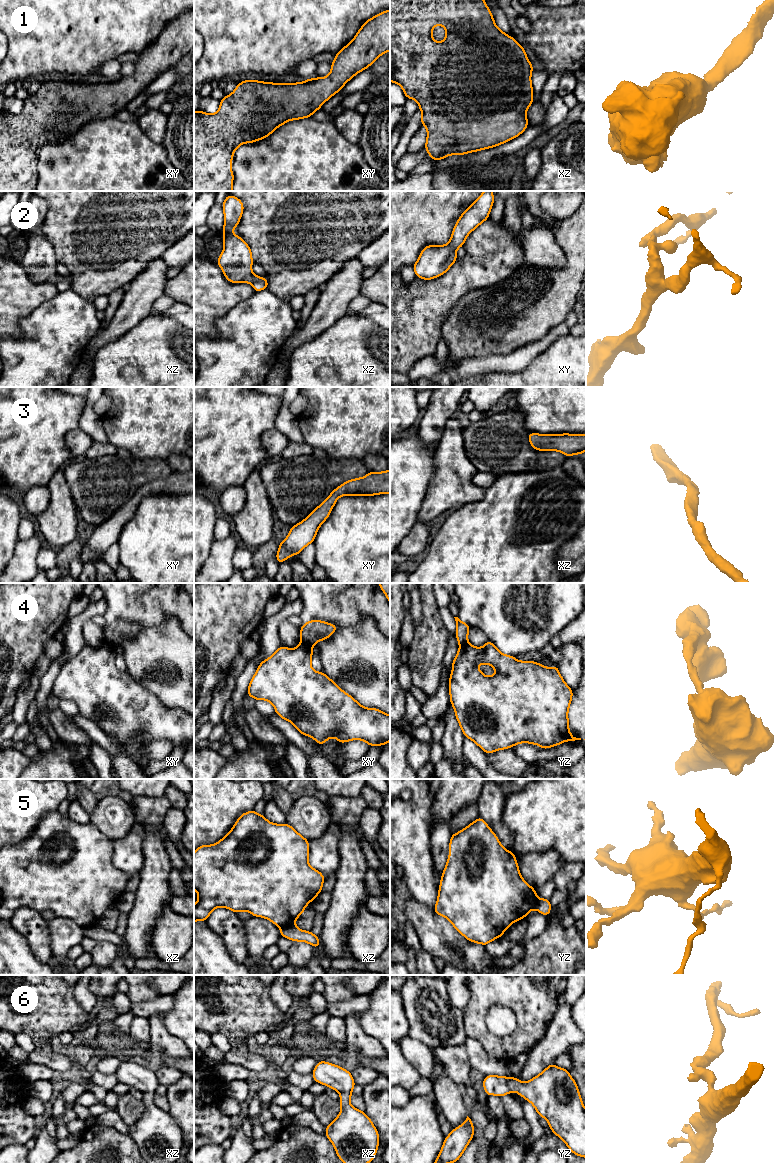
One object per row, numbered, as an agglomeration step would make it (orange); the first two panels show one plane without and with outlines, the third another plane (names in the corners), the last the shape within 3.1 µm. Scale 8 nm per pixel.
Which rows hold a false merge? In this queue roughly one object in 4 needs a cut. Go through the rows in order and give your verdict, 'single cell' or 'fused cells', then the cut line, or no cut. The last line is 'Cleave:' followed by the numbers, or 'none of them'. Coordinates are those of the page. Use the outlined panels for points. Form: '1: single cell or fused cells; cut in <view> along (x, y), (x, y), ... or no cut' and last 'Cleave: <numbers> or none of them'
1: single cell; no cut
2: single cell; no cut
3: single cell; no cut
4: fused cells; cut in xy along (301, 640), (311, 646)
5: fused cells; cut in xz along (293, 922), (281, 928)
6: single cell; no cut
Cleave: 4, 5

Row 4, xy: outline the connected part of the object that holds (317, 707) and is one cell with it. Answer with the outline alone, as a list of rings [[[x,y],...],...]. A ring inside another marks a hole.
[[[302,641],[293,649],[281,645],[272,656],[260,663],[249,682],[247,695],[255,700],[269,701],[277,715],[291,722],[301,734],[312,737],[319,745],[323,745],[331,737],[342,744],[351,740],[363,740],[369,747],[386,745],[390,741],[390,715],[376,708],[363,707],[324,672],[314,671],[311,666],[312,655],[312,646]]]

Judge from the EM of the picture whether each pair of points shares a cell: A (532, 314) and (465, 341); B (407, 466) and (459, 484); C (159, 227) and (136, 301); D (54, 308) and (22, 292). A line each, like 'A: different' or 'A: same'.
A: same
B: different
C: different
D: different

